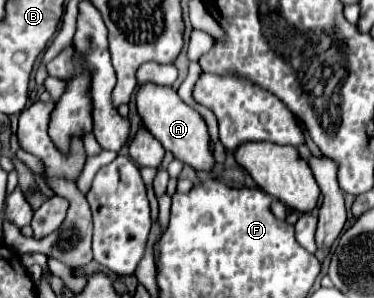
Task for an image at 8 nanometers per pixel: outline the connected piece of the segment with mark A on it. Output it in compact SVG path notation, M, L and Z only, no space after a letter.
M146 82L136 92L138 114L142 118L144 128L164 146L164 150L172 152L174 158L192 166L194 170L210 170L214 164L214 156L210 154L210 136L204 118L190 108L172 86L158 86L154 82Z

